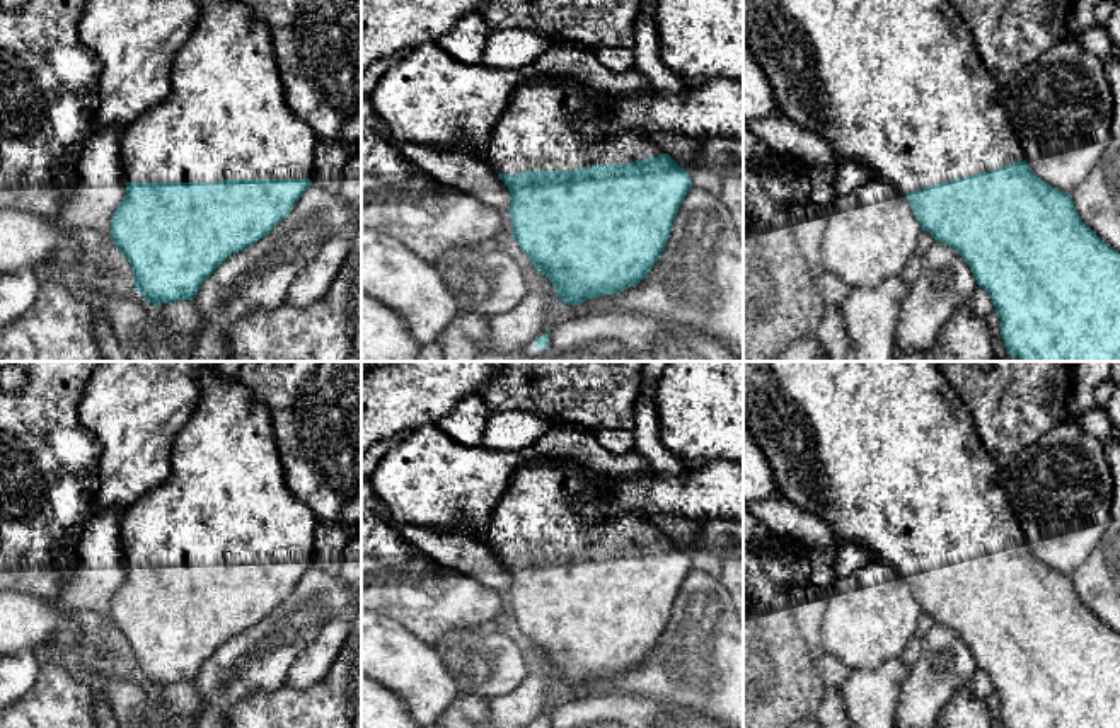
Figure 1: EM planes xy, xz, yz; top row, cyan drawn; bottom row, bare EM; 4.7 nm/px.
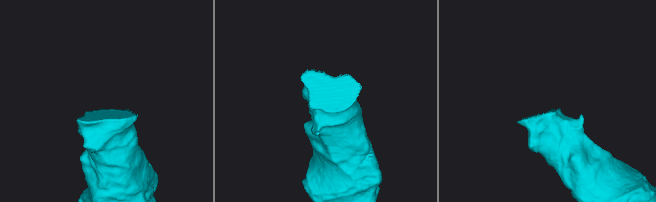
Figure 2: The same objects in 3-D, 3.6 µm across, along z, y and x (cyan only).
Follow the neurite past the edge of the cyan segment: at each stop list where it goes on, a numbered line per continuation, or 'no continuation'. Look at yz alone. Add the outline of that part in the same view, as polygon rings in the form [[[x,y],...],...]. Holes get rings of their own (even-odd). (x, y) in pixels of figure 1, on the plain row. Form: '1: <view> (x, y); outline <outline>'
1: yz (885, 452); outline [[[743,361],[743,423],[772,469],[776,488],[789,503],[825,520],[839,542],[866,547],[876,559],[892,564],[902,578],[1025,542],[999,482],[999,469],[980,442],[973,416],[944,378],[939,361]]]

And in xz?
1: xz (539, 512); outline [[[528,457],[511,476],[505,494],[496,503],[486,532],[488,546],[499,556],[525,552],[576,552],[597,546],[631,546],[665,534],[641,513],[610,513],[588,518],[578,511],[578,503],[588,501],[586,493],[598,493],[603,477],[571,462],[554,462]]]

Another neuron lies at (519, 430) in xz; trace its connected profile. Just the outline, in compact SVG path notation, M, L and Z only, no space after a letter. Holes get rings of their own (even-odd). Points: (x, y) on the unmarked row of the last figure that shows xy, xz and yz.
M525 409L496 411L489 416L481 445L499 452L528 452L549 431L549 419Z

